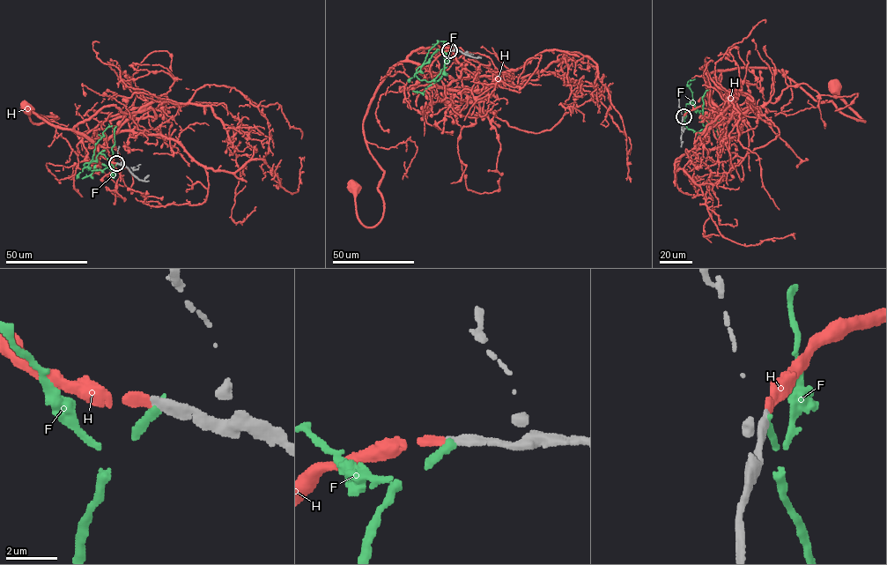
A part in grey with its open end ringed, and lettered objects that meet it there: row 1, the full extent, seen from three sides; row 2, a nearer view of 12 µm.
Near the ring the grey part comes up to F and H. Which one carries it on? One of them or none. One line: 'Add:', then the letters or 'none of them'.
Add: H

